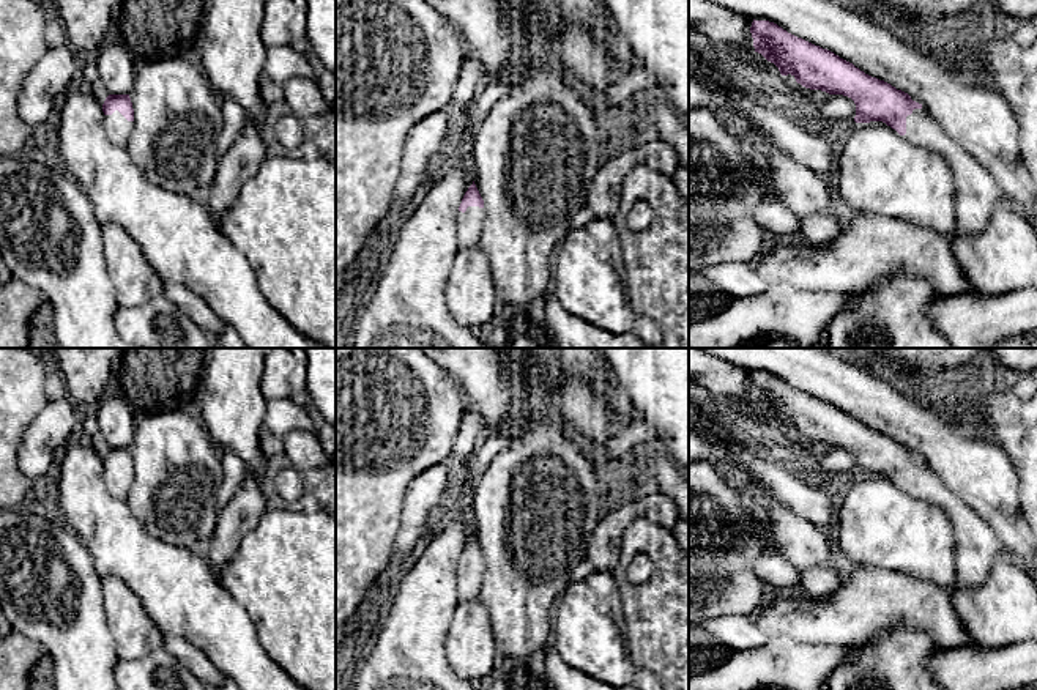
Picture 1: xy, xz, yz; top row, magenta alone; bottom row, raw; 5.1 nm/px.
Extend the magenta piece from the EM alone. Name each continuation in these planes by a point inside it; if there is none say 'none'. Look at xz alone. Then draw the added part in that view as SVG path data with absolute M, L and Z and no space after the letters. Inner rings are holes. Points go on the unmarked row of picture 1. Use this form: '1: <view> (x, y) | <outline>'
1: xz (470, 577) | M468 559L465 566L457 566L457 597L459 602L481 597L485 573L485 561Z

